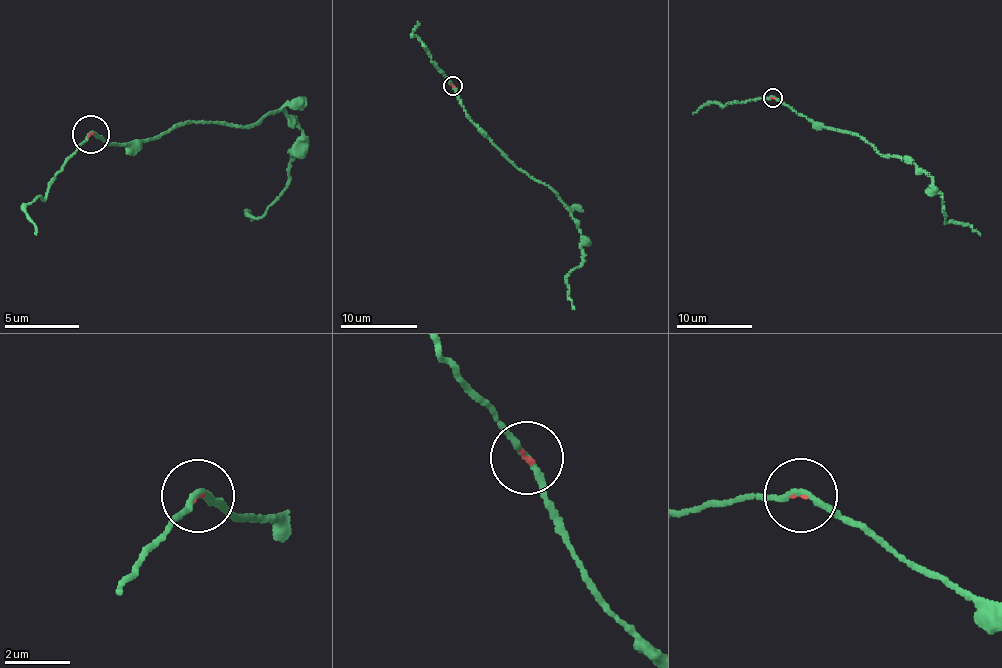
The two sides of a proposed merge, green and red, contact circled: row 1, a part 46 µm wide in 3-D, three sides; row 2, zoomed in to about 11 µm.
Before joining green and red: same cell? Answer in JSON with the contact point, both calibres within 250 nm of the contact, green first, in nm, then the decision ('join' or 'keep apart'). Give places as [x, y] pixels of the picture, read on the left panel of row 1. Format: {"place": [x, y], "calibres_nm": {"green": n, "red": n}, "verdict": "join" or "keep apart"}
{"place": [90, 134], "calibres_nm": {"green": 170, "red": 80}, "verdict": "join"}

